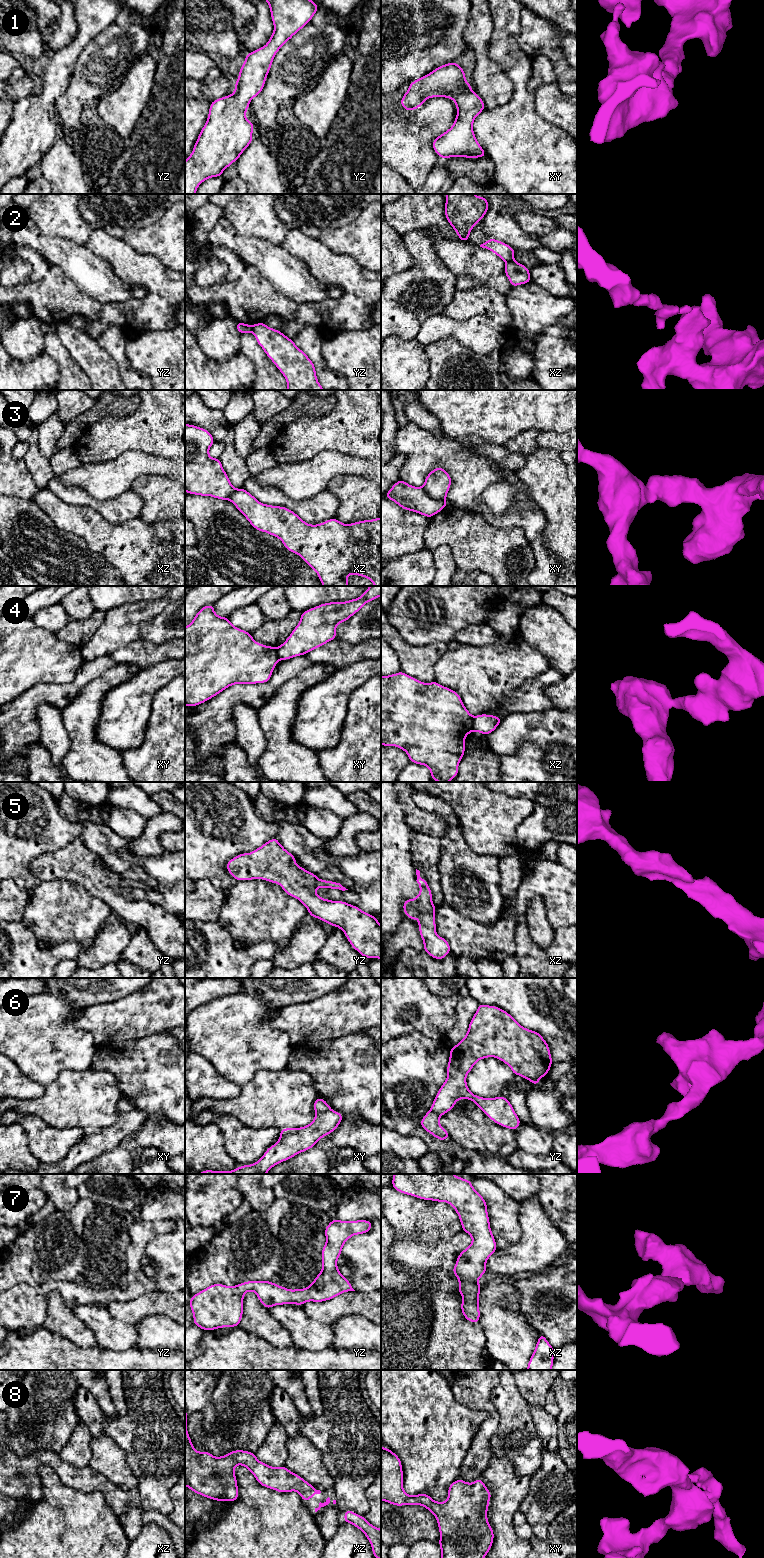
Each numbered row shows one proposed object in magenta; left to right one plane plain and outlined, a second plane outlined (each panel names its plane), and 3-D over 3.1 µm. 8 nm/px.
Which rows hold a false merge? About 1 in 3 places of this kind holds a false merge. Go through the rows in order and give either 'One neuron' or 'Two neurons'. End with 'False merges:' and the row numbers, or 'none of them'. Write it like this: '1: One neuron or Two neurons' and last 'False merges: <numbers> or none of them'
1: One neuron
2: Two neurons
3: Two neurons
4: Two neurons
5: One neuron
6: One neuron
7: One neuron
8: One neuron
False merges: 2, 3, 4

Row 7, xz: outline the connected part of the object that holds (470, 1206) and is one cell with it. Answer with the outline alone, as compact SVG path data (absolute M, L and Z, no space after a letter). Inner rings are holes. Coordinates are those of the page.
M394 1174L391 1185L400 1193L422 1200L447 1202L455 1209L462 1225L462 1231L467 1232L473 1241L458 1255L452 1272L459 1280L458 1291L463 1297L462 1314L471 1323L480 1322L479 1294L481 1284L477 1281L487 1272L486 1261L498 1249L490 1229L486 1200L473 1188L471 1180L454 1174Z

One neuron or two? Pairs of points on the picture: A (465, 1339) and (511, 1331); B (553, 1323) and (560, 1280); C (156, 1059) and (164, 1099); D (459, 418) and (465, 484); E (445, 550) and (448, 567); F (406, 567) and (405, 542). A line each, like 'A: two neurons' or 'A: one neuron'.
A: two neurons
B: one neuron
C: one neuron
D: two neurons
E: one neuron
F: two neurons

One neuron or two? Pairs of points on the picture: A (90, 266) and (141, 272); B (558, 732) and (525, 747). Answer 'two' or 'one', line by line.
A: two
B: two

